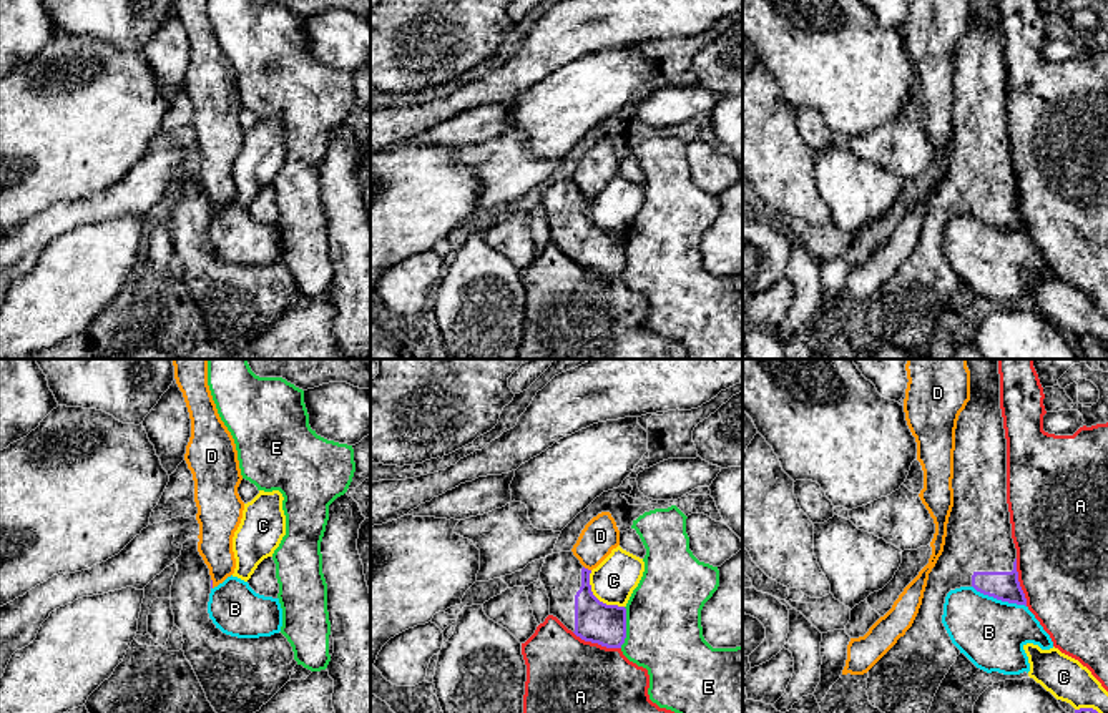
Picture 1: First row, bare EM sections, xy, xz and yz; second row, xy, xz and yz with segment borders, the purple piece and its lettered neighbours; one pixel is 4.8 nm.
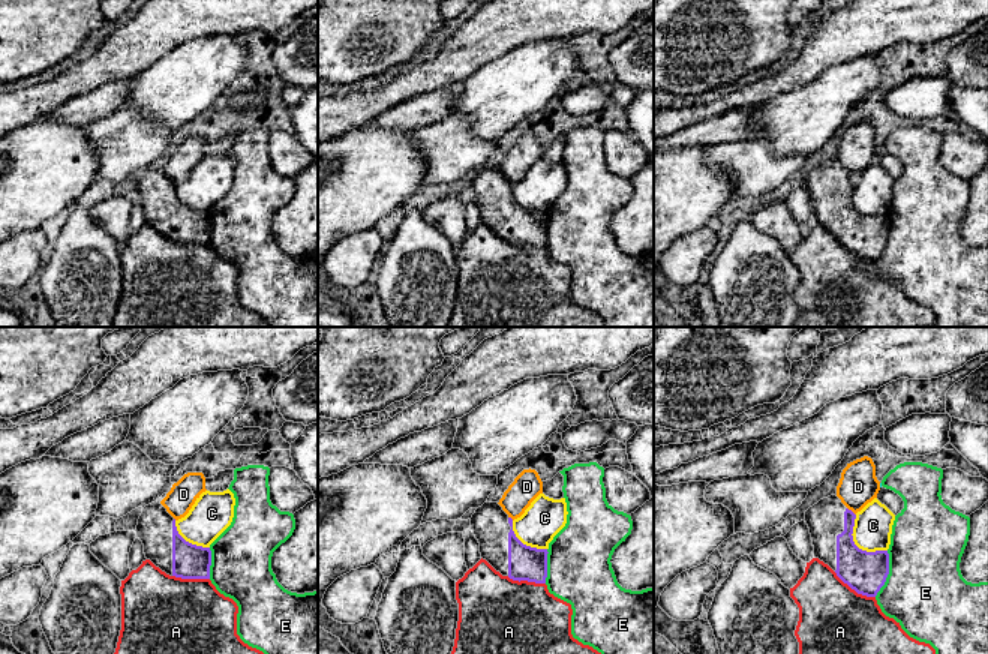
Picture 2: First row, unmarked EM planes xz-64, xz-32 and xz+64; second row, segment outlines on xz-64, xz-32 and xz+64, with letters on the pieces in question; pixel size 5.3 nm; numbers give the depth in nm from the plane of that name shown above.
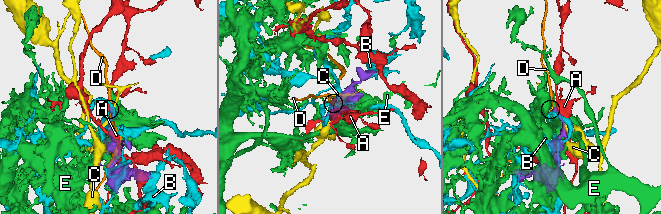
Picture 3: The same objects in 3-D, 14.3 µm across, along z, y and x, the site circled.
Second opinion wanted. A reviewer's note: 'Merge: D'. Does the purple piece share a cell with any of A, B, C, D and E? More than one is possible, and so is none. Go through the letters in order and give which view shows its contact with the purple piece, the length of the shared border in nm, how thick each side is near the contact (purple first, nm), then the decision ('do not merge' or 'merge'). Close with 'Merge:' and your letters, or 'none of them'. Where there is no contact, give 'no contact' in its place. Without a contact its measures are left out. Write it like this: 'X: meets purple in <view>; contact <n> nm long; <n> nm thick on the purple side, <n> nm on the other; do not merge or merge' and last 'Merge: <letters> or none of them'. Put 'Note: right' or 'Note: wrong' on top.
Note: wrong
A: meets purple in xz; contact 260 nm long; 200 nm thick on the purple side, 480 nm on the other; do not merge
B: meets purple in yz; contact 280 nm long; 140 nm thick on the purple side, 320 nm on the other; do not merge
C: meets purple in xz; contact 240 nm long; 200 nm thick on the purple side, 220 nm on the other; do not merge
D: meets purple in xz; contact 50 nm long; 190 nm thick on the purple side, 180 nm on the other; do not merge
E: meets purple in xz; contact 200 nm long; 200 nm thick on the purple side, 360 nm on the other; do not merge
Merge: none of them

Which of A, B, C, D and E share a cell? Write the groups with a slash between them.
A / B / C / D / E

